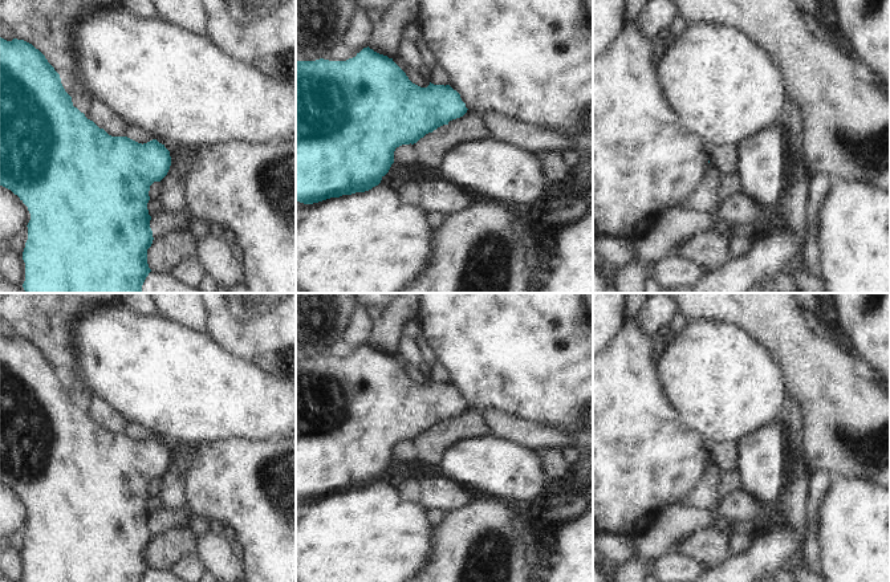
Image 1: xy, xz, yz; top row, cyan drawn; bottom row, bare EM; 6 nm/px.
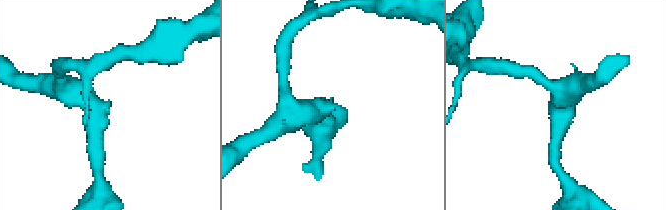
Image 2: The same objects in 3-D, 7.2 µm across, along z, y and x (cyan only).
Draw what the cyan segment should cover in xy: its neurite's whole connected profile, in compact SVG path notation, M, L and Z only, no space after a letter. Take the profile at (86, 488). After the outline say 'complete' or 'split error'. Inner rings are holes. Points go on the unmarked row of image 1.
M0 334L0 483L17 492L31 510L23 582L143 582L151 569L147 546L154 537L149 488L170 463L170 448L157 436L142 441L111 434L88 416L73 403L60 371L32 341Z; complete

